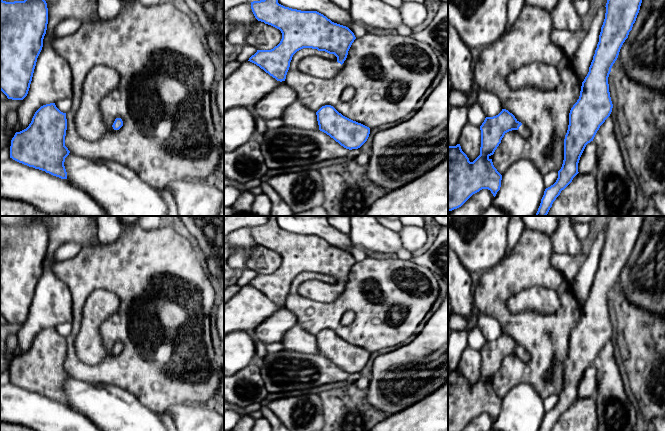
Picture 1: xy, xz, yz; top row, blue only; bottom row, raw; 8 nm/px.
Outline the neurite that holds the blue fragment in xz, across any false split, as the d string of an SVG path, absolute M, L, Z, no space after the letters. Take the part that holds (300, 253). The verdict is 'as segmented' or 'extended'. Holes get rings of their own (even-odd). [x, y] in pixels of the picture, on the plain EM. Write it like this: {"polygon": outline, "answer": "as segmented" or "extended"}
{"polygon": "M269 216L264 224L251 226L251 233L258 245L279 253L282 263L271 274L257 274L248 285L280 306L286 303L293 279L303 272L334 278L337 284L319 279L305 281L299 287L302 296L320 303L334 301L356 263L348 251L332 246L317 235L301 235L279 228L276 216Z", "answer": "extended"}

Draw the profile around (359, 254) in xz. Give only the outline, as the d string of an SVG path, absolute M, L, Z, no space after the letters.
M353 247L349 253L354 257L356 262L364 260L369 255L369 253L366 250L358 247Z

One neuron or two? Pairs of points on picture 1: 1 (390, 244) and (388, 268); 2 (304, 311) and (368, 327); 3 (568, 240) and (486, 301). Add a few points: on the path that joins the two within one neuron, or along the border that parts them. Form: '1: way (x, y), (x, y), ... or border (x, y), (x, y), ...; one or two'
1: border (369, 253), (394, 256); two
2: way (320, 316), (326, 316), (340, 330), (352, 330); one
3: border (550, 237), (554, 252); two

